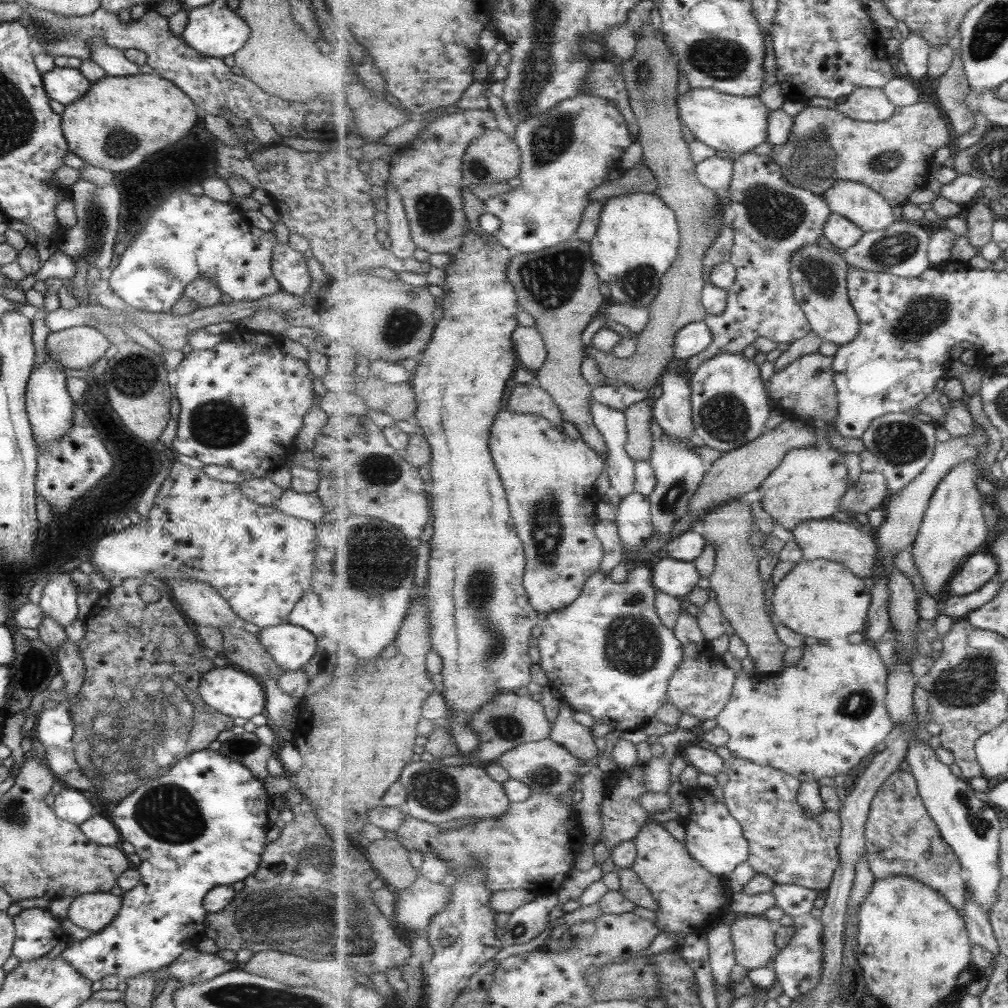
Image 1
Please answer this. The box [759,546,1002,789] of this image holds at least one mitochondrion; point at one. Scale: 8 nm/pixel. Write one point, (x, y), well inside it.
(972, 681)

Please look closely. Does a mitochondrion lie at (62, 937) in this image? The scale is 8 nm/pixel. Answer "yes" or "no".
no

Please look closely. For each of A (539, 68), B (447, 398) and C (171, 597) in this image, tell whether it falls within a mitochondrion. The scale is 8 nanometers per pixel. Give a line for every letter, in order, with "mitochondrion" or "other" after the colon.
A: mitochondrion
B: other
C: other

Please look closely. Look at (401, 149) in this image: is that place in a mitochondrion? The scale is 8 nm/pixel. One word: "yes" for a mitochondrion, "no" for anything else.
no

